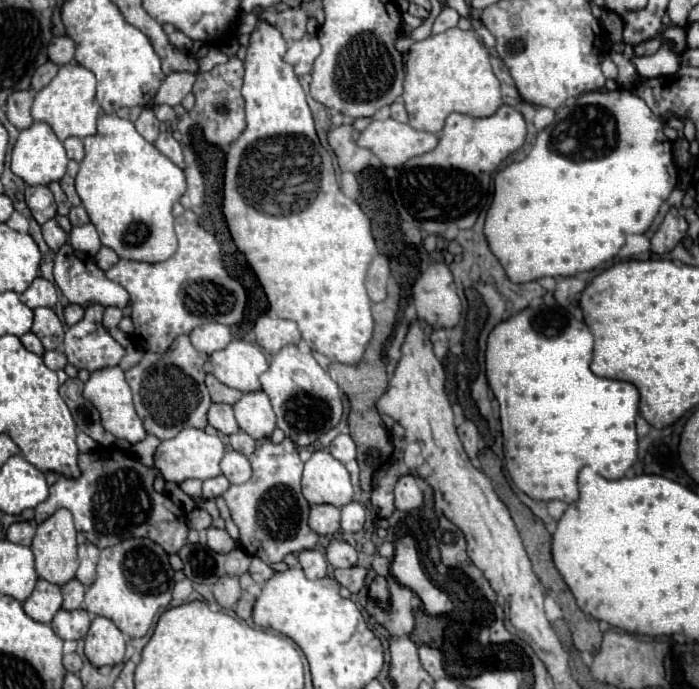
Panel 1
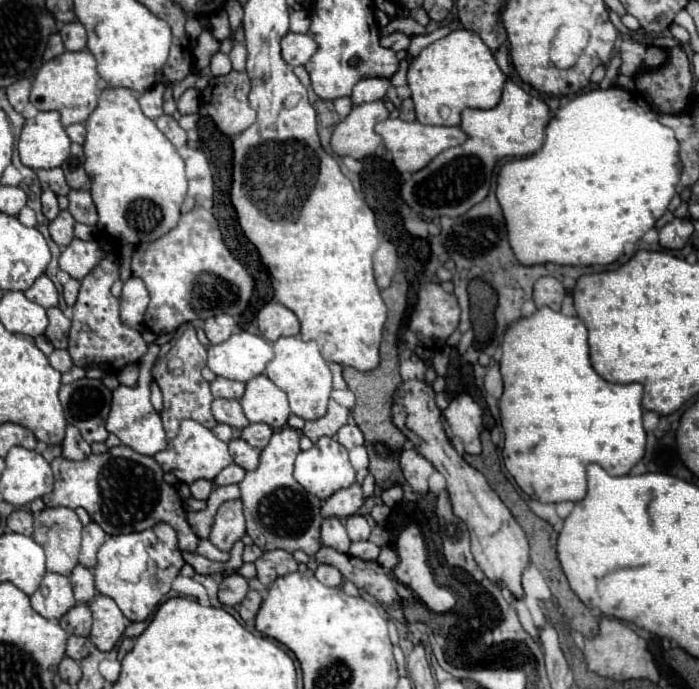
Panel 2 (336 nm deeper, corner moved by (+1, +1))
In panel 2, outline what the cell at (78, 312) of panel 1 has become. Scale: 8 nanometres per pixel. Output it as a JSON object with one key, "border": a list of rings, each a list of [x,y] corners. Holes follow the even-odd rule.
{"border":[[[73,278],[63,286],[63,298],[65,298],[67,306],[73,306],[73,304],[75,304],[75,300],[77,300],[77,292],[79,292],[79,286],[81,286],[81,282],[79,282],[79,280],[73,280]]]}

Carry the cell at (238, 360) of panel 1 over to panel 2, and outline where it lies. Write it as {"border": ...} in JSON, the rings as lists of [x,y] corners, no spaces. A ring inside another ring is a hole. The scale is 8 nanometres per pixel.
{"border":[[[237,332],[229,340],[209,346],[207,366],[223,378],[249,382],[265,372],[267,362],[273,358],[269,340],[249,332]]]}

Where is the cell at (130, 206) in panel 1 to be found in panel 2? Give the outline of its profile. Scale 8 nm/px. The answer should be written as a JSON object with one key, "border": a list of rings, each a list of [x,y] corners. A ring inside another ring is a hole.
{"border":[[[105,88],[99,96],[99,106],[85,122],[85,170],[91,178],[91,196],[99,212],[99,228],[123,244],[145,244],[161,238],[173,230],[179,222],[179,210],[187,194],[185,162],[167,140],[167,136],[155,126],[151,118],[141,112],[141,106],[129,88]]]}

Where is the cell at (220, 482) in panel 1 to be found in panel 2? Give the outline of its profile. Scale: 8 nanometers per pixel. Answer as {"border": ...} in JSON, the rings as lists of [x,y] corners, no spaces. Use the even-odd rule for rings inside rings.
{"border":[[[229,464],[225,470],[221,470],[221,474],[215,478],[217,486],[227,486],[227,484],[239,484],[245,478],[247,470],[243,470],[237,464]]]}

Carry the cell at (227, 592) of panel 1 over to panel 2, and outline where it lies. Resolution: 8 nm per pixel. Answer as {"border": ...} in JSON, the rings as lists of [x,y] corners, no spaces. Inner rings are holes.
{"border":[[[231,574],[219,584],[219,602],[223,606],[235,606],[247,596],[247,580],[241,574]]]}

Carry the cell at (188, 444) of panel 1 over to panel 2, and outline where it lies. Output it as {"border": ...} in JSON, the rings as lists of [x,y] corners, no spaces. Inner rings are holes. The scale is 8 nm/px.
{"border":[[[193,420],[181,422],[179,434],[173,440],[169,440],[169,446],[163,452],[155,454],[155,460],[159,462],[159,466],[165,472],[175,474],[185,484],[193,484],[199,478],[215,480],[215,476],[225,466],[229,466],[233,462],[233,458],[231,458],[231,454],[227,450],[227,444],[221,442],[211,430],[207,430],[205,426],[201,426],[199,422],[193,422]]]}

